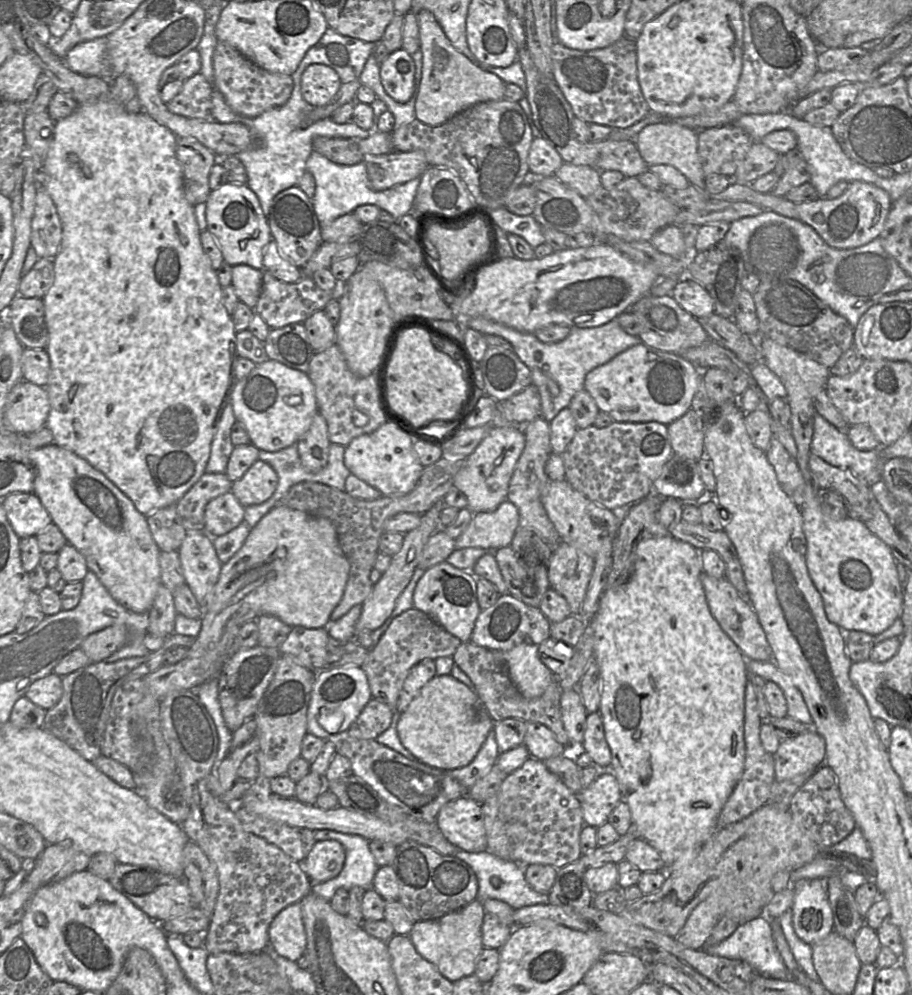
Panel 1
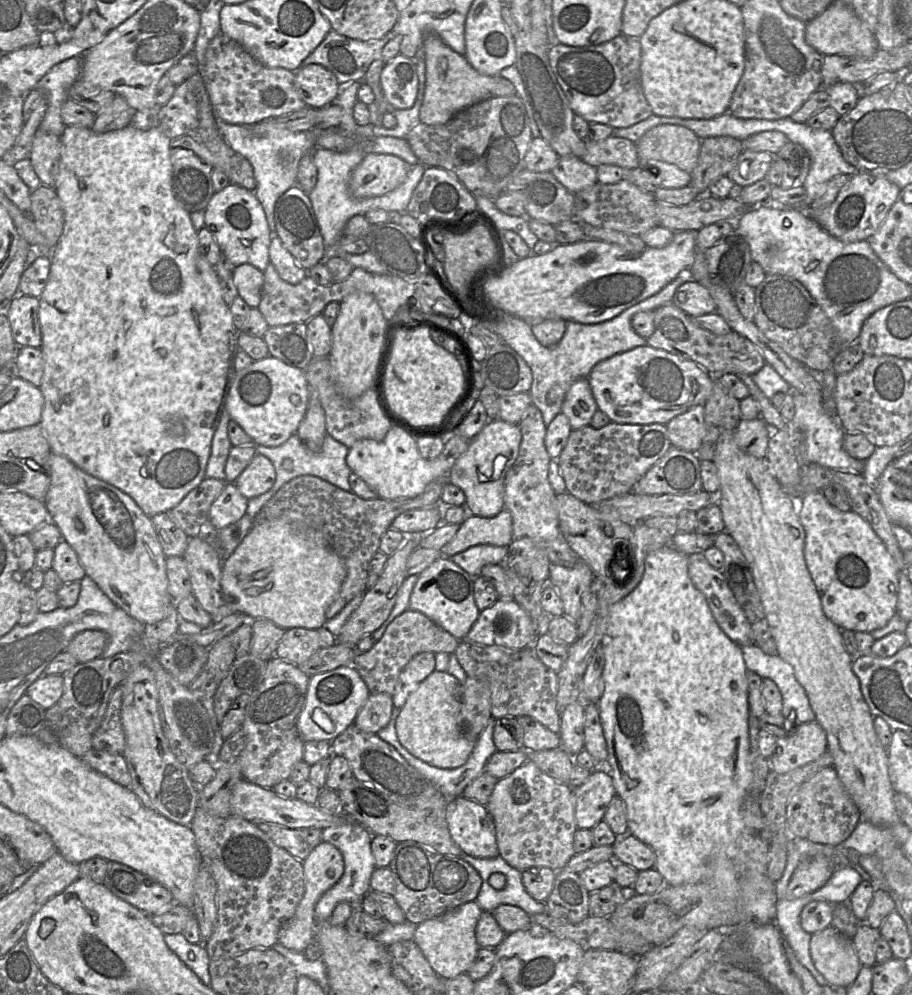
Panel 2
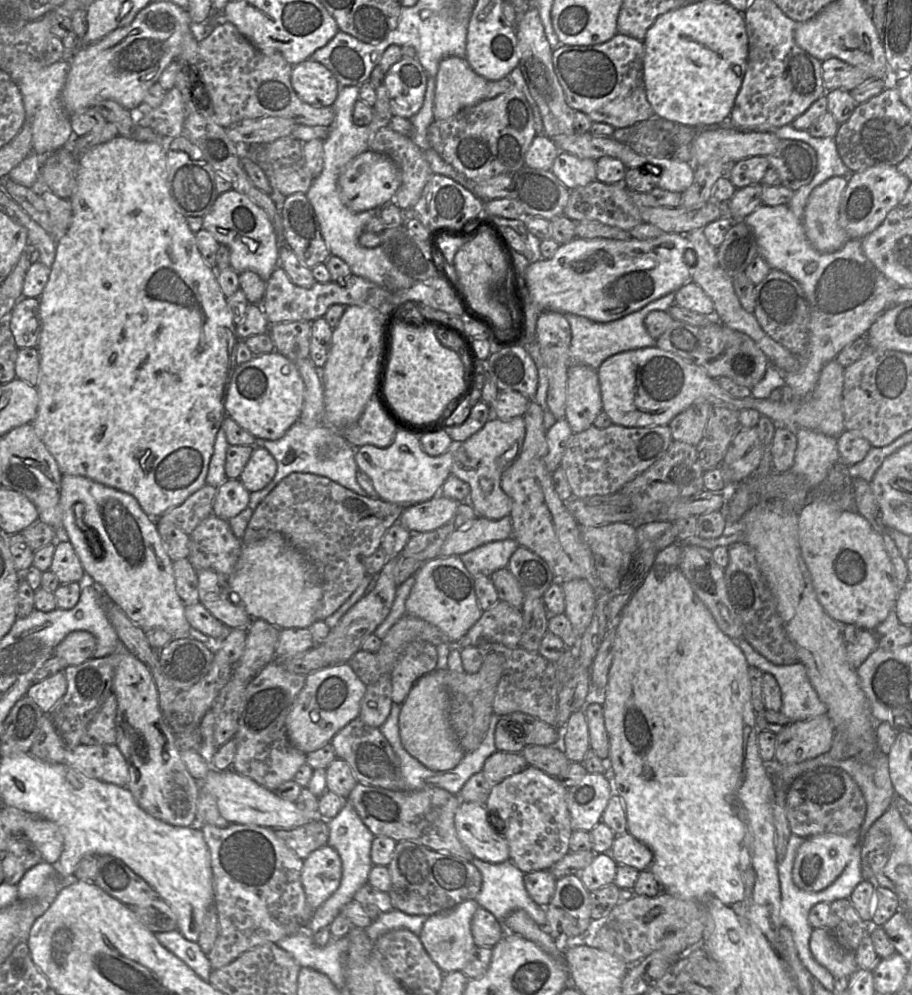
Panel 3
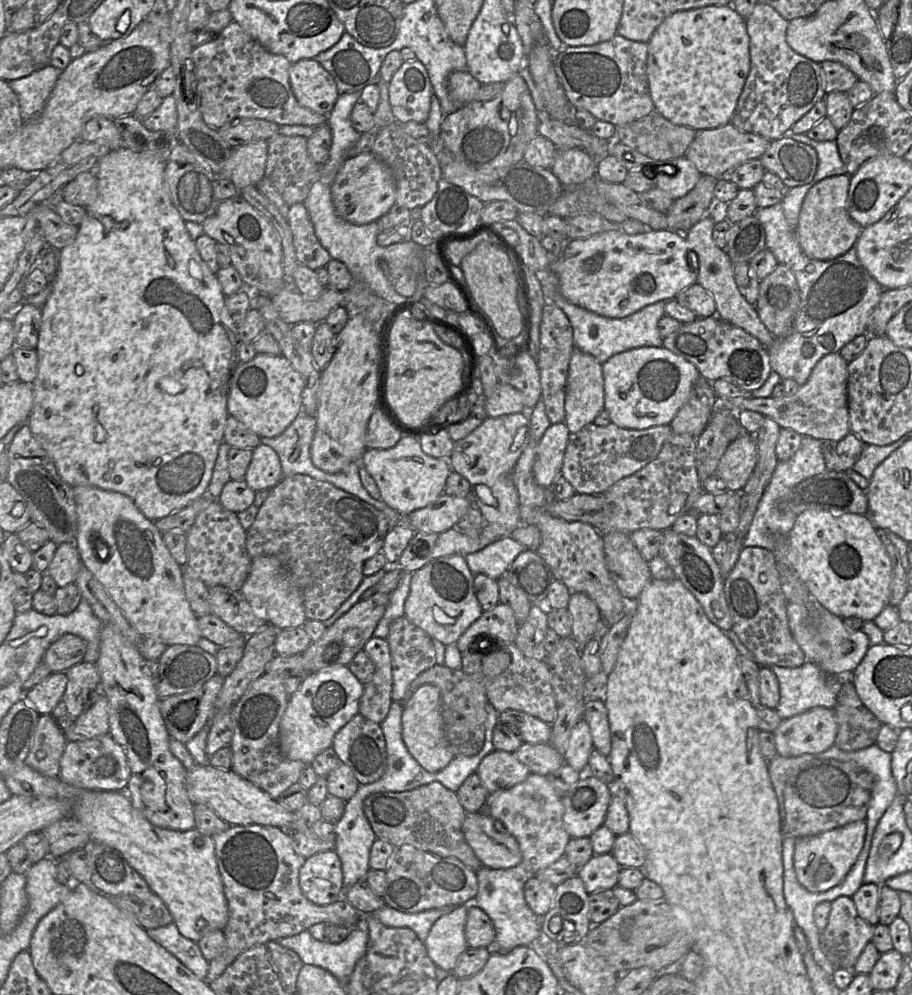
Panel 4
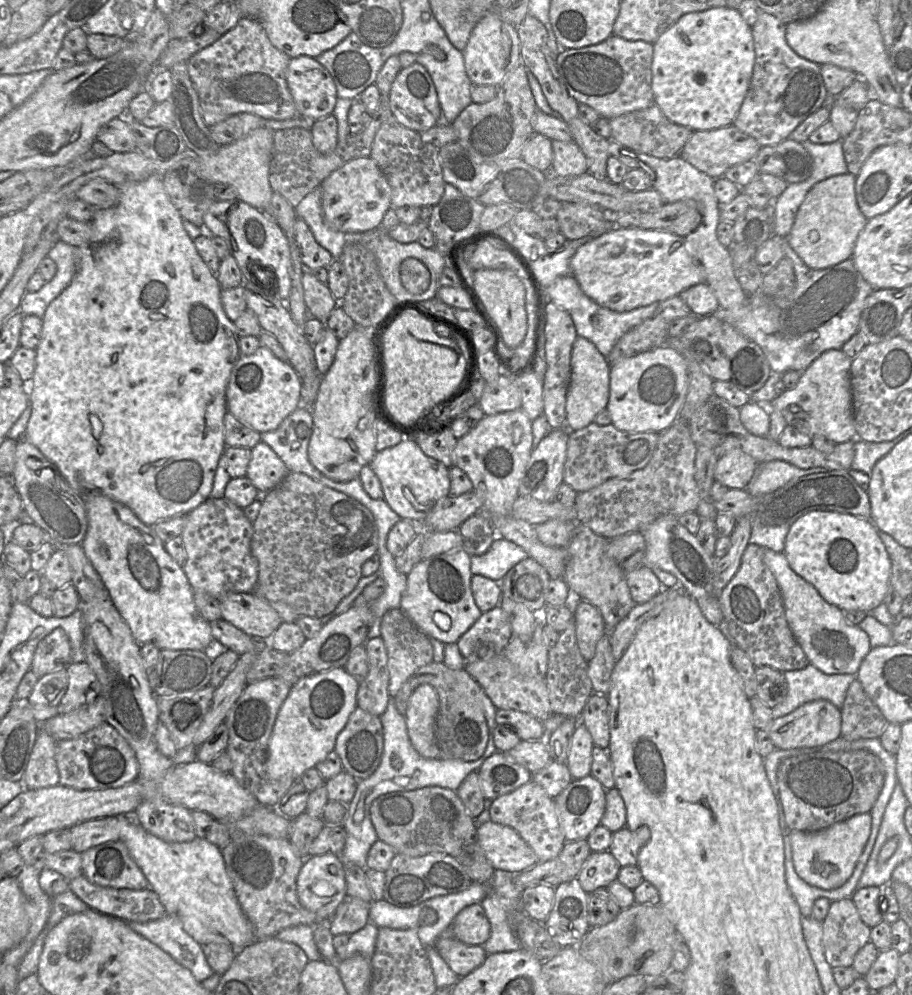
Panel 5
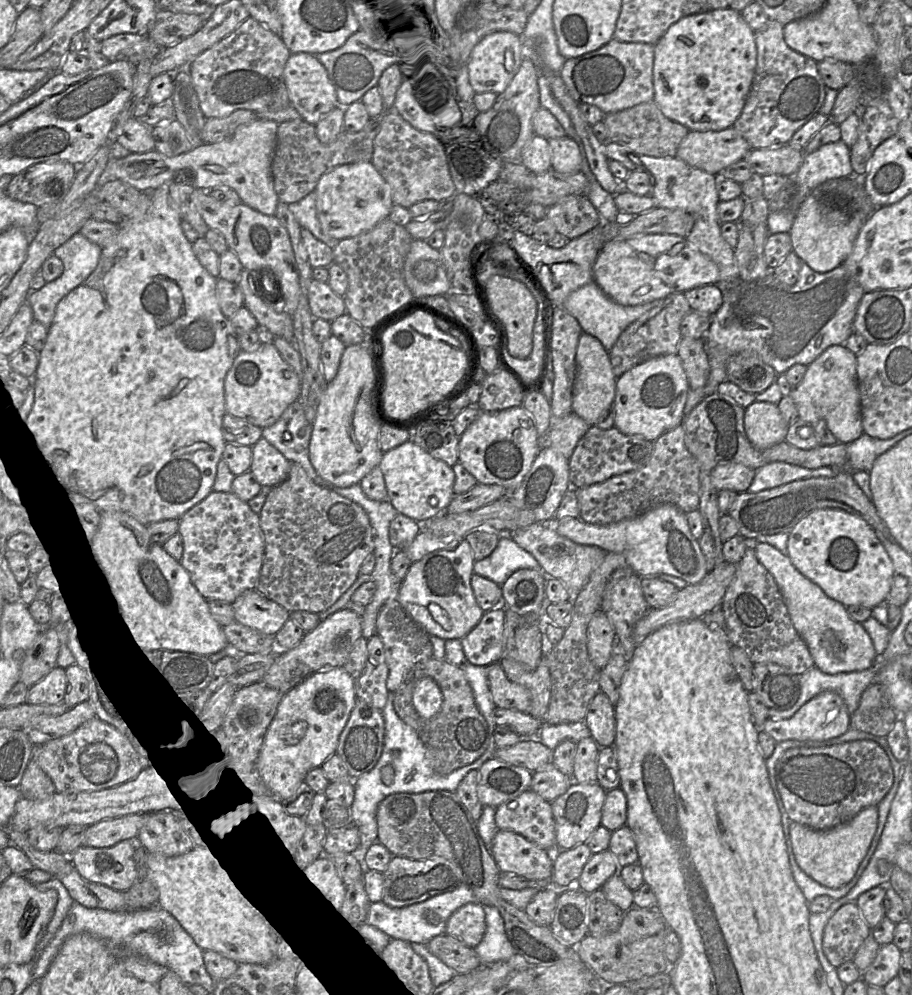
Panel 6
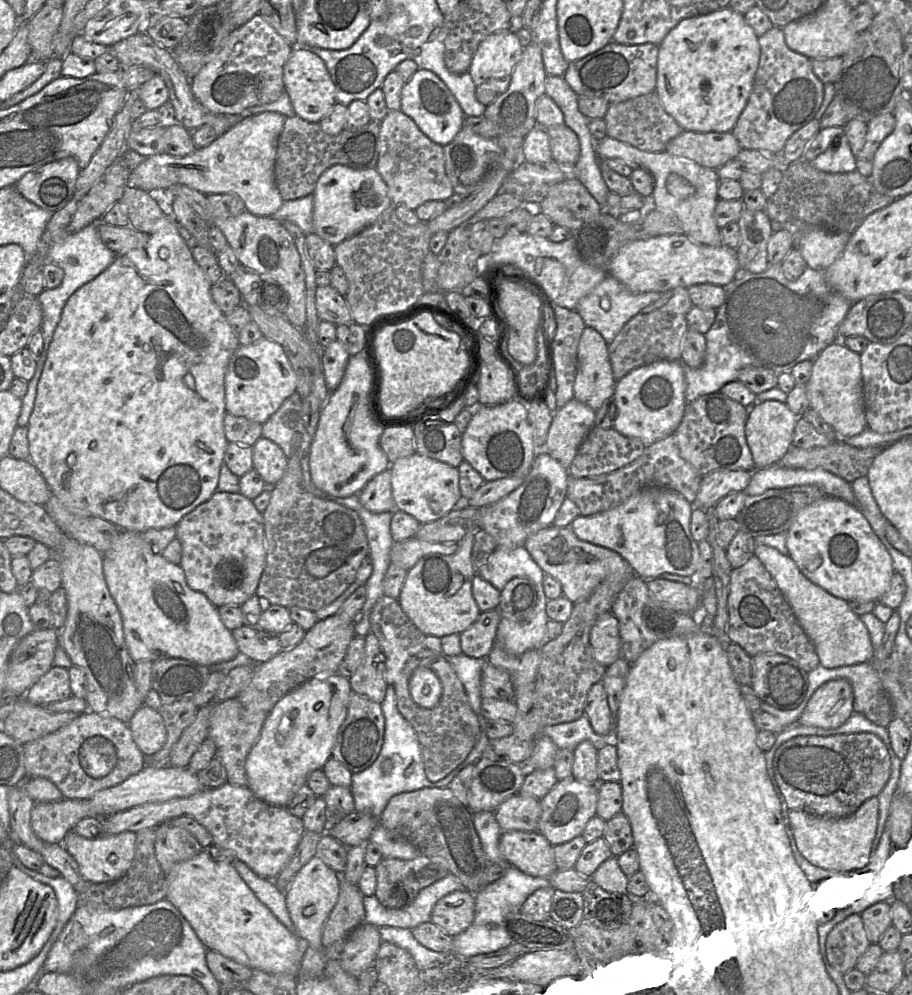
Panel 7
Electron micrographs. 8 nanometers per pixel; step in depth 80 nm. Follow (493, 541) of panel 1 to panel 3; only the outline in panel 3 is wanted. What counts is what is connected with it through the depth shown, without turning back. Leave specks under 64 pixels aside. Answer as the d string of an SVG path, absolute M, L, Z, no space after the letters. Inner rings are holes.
M510 516L498 520L476 517L449 534L439 551L439 557L460 556L485 543L512 536Z

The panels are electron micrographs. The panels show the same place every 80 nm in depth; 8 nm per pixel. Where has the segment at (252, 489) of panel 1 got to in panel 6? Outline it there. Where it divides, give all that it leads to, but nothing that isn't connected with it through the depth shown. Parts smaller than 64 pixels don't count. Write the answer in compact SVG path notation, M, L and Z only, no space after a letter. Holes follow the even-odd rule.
M260 438L252 446L252 461L249 471L262 488L273 488L288 477L291 462L266 439Z

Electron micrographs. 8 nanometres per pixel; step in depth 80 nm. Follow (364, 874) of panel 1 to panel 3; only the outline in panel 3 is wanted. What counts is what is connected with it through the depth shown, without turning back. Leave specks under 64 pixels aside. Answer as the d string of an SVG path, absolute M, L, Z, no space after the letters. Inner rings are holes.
M345 803L339 814L327 821L329 828L328 845L339 854L342 862L342 878L338 889L318 907L307 924L306 931L314 935L321 929L329 927L332 921L340 914L341 909L353 901L355 893L368 883L369 873L374 866L371 860L371 846L374 835L362 822L350 803Z

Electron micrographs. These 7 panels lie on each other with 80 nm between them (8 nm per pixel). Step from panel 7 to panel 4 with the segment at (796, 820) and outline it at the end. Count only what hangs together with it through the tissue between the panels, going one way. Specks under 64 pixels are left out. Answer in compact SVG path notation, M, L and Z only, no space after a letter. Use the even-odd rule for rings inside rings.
M856 821L811 837L797 838L794 870L798 881L811 892L824 892L838 885L855 864L863 847L866 821Z

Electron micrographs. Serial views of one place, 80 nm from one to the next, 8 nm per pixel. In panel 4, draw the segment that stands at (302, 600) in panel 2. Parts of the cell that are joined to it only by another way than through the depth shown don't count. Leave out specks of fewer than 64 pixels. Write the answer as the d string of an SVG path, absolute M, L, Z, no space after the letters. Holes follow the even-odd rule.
M257 556L251 559L250 571L240 592L253 611L277 630L300 627L307 620L302 597L288 581L285 569L275 556Z

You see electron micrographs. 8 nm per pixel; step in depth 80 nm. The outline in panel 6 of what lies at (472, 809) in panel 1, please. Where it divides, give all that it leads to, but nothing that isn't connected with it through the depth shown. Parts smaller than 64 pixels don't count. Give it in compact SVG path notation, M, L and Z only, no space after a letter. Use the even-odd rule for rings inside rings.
M498 830L490 846L490 852L501 873L516 874L530 880L551 879L554 852L542 849L516 832Z

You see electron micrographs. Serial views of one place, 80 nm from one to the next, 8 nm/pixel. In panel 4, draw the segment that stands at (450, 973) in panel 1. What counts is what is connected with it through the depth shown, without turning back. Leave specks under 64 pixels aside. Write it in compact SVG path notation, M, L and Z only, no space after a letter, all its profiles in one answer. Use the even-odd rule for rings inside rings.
M469 904L452 908L431 927L424 941L428 957L434 965L447 972L453 972L458 957L467 948L465 923Z

